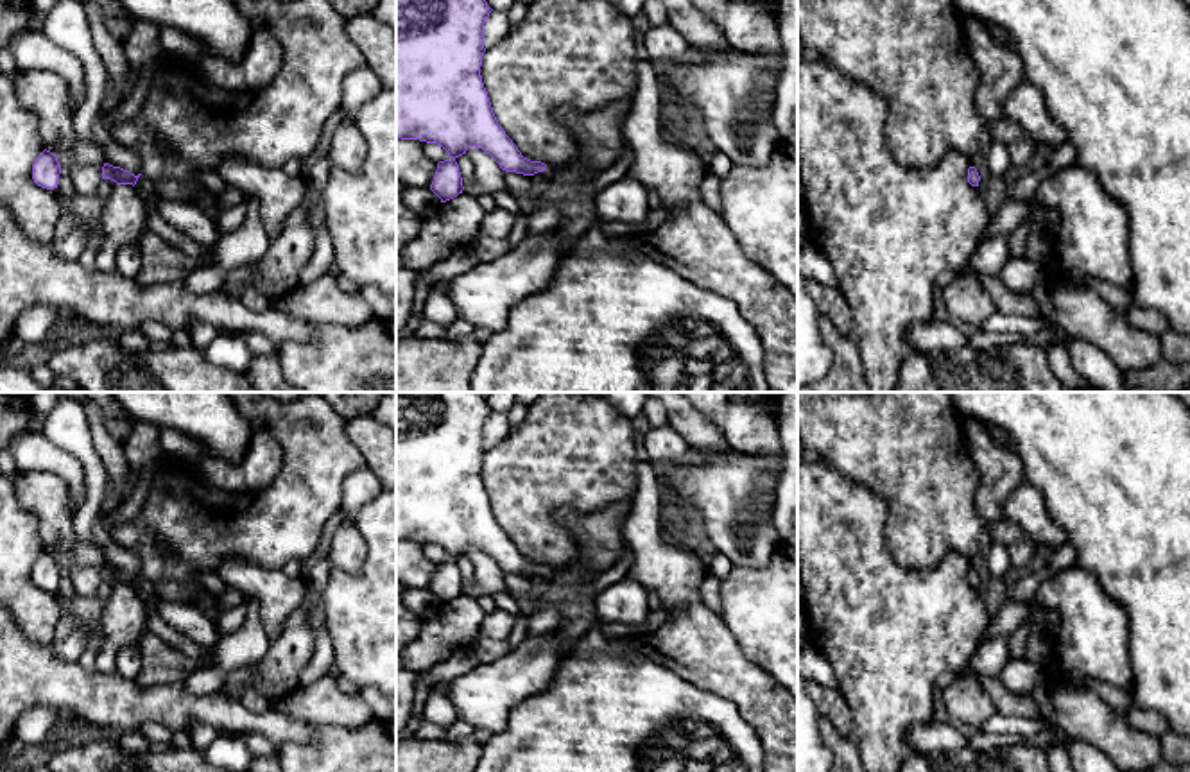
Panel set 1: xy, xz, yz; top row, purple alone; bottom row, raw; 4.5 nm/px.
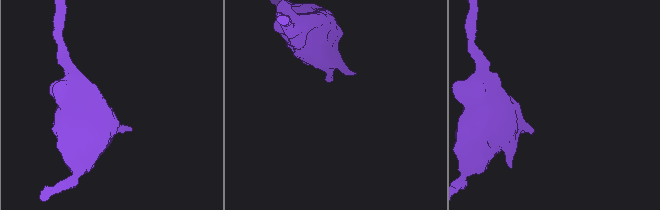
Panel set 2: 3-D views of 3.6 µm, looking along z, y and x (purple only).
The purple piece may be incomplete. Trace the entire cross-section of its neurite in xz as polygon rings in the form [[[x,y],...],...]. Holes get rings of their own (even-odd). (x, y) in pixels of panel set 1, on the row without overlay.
[[[396,392],[396,539],[437,545],[448,553],[430,586],[441,604],[462,595],[455,561],[471,548],[482,550],[505,573],[554,580],[550,566],[522,557],[493,514],[480,476],[484,425],[491,412],[479,392]]]

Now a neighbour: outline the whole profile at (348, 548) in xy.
[[[346,519],[332,537],[330,561],[333,570],[358,573],[366,559],[367,545],[355,519]]]

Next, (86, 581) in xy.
[[[104,564],[73,570],[70,577],[72,577],[75,593],[82,596],[97,593],[99,586],[102,584],[102,568]]]

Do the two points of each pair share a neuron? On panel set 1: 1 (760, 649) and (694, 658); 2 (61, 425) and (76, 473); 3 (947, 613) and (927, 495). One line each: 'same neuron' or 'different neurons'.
1: different neurons
2: different neurons
3: different neurons

